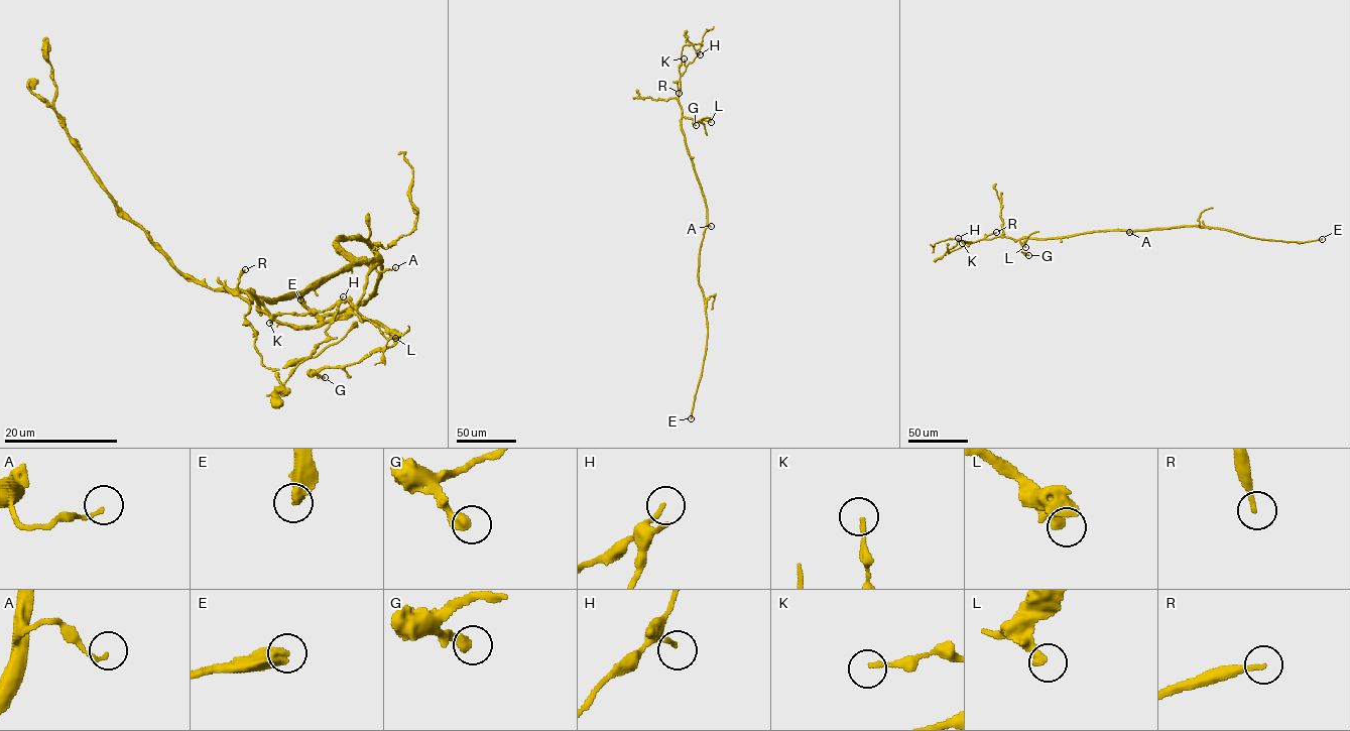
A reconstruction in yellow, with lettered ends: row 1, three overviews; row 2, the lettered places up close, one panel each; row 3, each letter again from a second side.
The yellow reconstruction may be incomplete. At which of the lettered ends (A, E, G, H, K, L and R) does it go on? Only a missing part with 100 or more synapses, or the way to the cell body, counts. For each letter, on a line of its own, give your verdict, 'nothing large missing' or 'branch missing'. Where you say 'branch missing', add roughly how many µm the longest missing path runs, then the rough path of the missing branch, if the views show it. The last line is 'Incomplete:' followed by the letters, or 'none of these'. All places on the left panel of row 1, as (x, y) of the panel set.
A: nothing large missing
E: nothing large missing
G: nothing large missing
H: nothing large missing
K: nothing large missing
L: nothing large missing
R: nothing large missing
Incomplete: none of these

